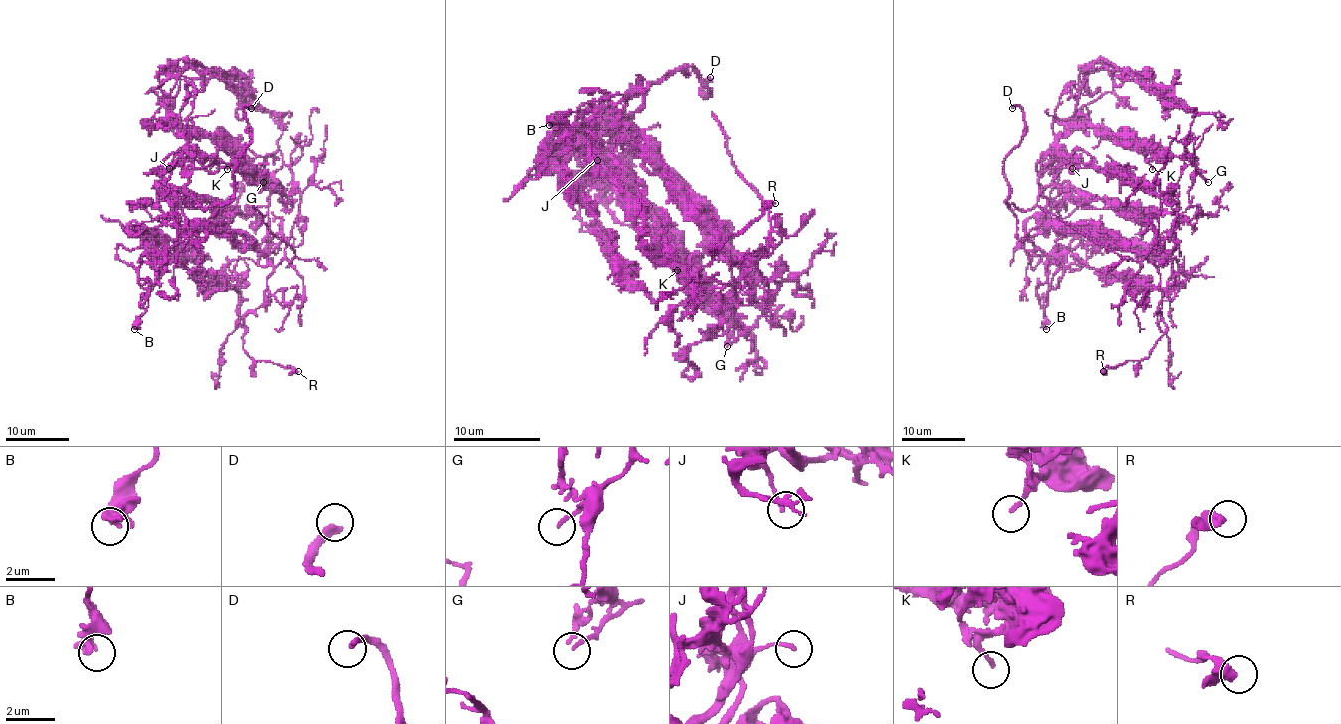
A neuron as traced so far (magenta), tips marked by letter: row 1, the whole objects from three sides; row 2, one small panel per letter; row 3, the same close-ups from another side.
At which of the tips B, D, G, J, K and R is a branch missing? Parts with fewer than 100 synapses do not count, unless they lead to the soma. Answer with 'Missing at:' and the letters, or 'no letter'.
Missing at: D, J

